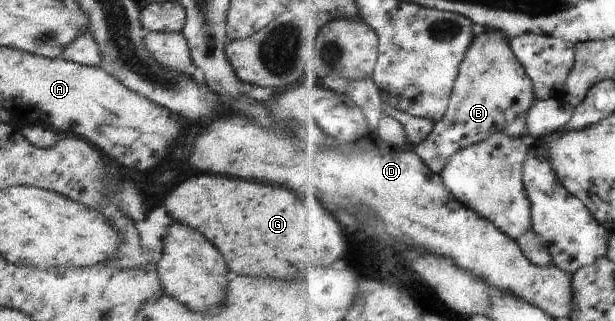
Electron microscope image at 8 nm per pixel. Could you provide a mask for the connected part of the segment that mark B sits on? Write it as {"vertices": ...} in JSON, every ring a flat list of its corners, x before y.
{"vertices":[[480,29,477,38,466,54,464,63,461,65,461,72,455,84,449,112,442,121,436,124,430,137,416,146,415,152,433,172,441,174,449,161,459,151,489,139,496,132,503,131,511,136,520,137,522,140,531,141,527,121,530,110,537,100,533,79,527,74,526,68,511,49,511,40,500,29]]}

